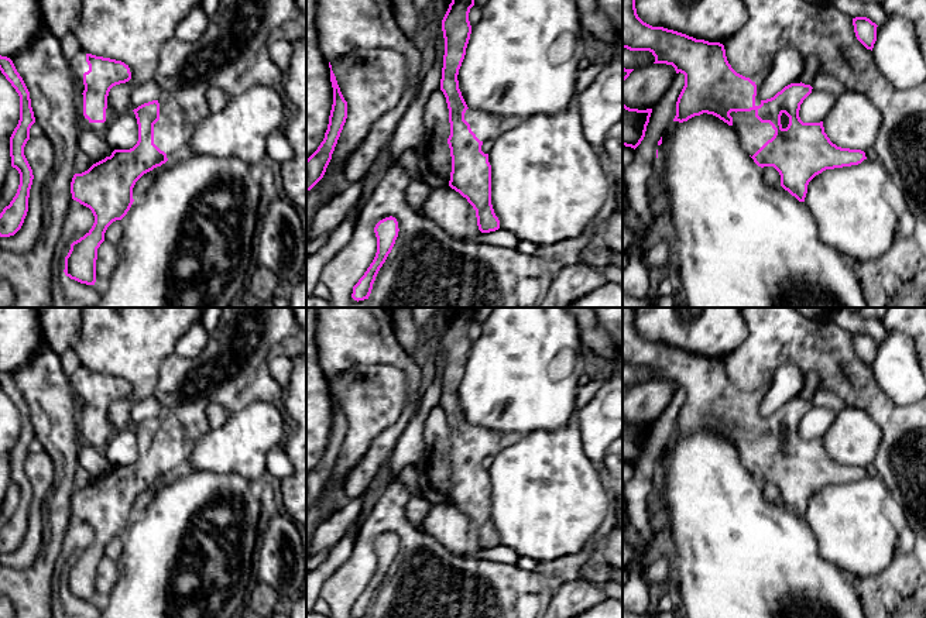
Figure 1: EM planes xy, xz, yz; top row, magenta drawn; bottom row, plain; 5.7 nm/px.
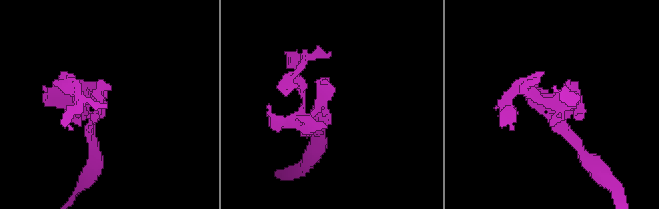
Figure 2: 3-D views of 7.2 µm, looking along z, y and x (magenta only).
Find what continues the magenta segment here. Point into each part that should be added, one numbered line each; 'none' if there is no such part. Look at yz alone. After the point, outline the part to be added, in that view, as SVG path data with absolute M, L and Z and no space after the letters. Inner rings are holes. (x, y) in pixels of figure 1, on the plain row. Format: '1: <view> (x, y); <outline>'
1: yz (753, 450); M755 426L731 428L730 432L741 464L751 473L775 450L769 439L761 439L755 433Z

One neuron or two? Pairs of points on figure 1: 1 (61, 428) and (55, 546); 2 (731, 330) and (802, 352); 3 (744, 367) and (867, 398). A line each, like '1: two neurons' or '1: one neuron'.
1: one neuron
2: two neurons
3: one neuron

